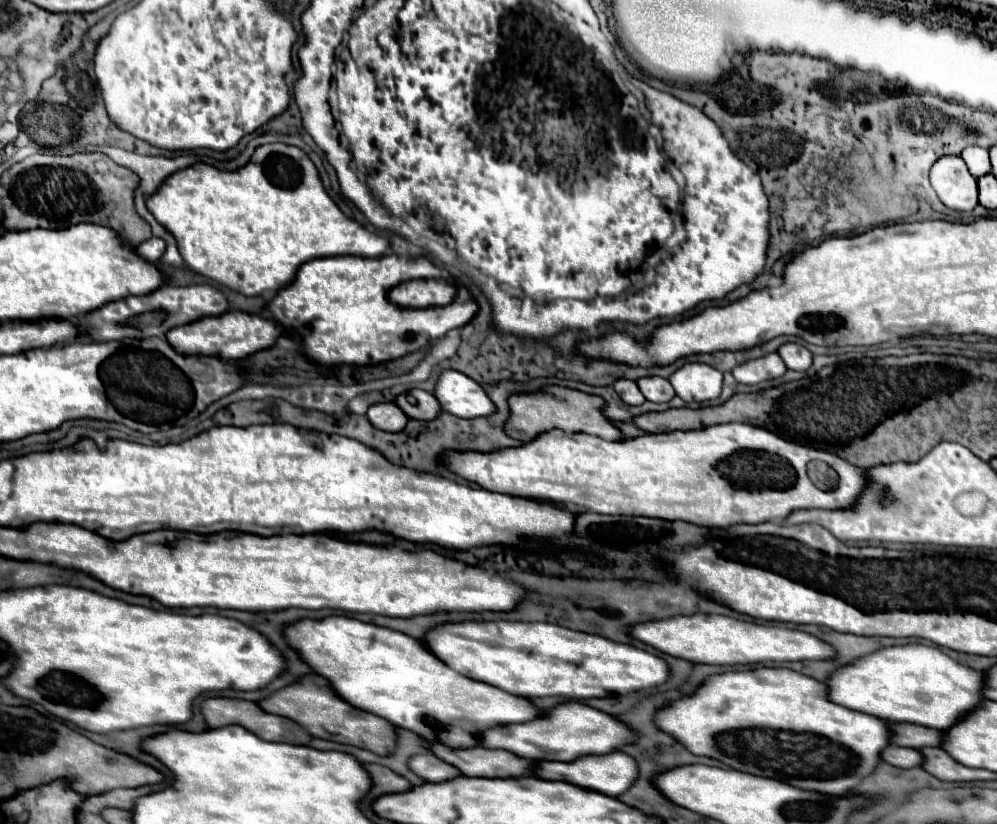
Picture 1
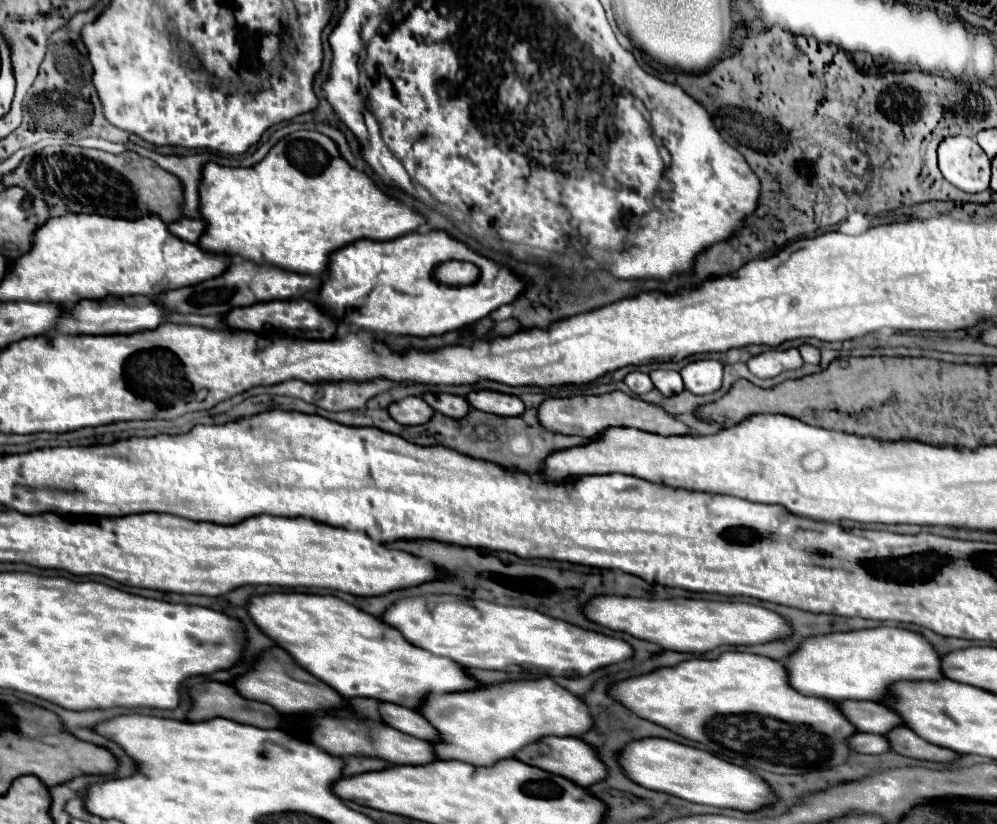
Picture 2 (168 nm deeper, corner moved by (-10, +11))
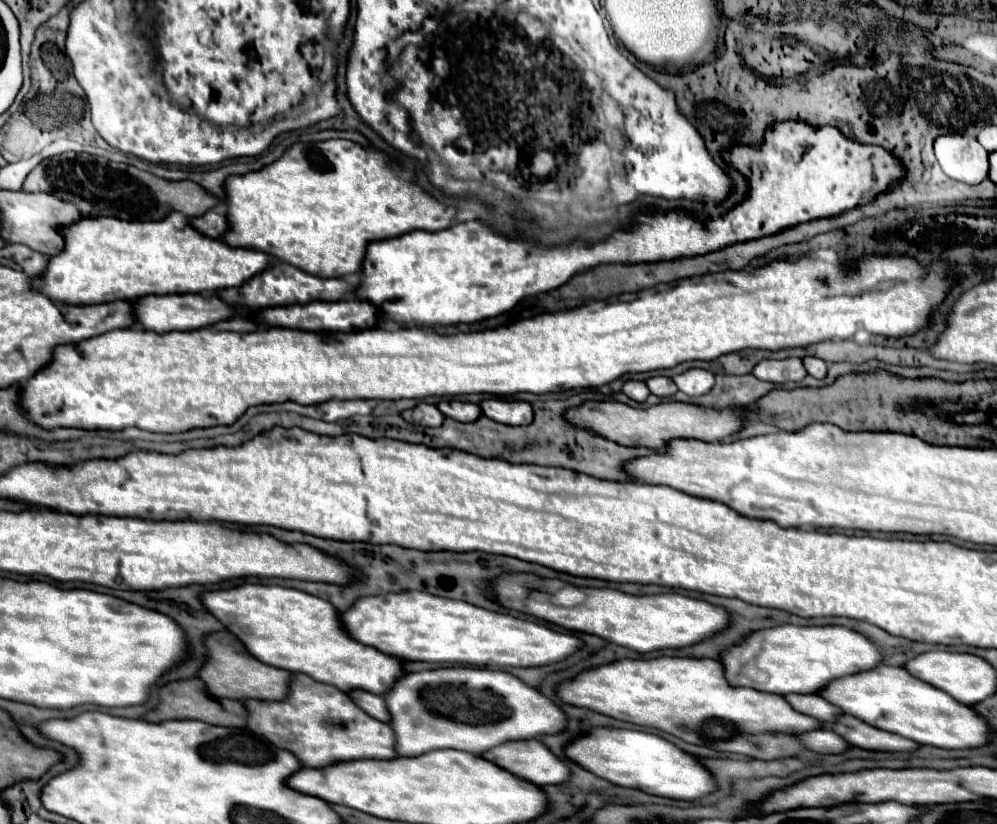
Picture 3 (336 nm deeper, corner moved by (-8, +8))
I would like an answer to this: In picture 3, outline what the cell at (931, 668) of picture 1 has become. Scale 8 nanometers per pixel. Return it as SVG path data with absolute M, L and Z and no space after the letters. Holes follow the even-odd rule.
M781 625L773 629L761 629L745 639L745 643L731 647L723 653L727 679L731 685L753 687L767 693L819 693L831 681L871 671L883 661L883 651L869 637L839 625L831 627L797 627Z

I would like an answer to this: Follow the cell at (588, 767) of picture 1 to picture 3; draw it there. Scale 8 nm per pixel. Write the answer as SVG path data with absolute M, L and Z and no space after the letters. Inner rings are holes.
M525 739L507 743L507 747L495 747L495 751L487 751L487 759L539 785L561 785L571 779L567 761L559 759L541 739Z

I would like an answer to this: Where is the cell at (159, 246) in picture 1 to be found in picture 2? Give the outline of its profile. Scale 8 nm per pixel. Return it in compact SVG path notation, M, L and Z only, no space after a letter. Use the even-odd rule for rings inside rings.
M181 218L177 222L171 222L169 230L177 238L195 244L195 242L199 242L199 238L205 232L205 220L203 218Z

